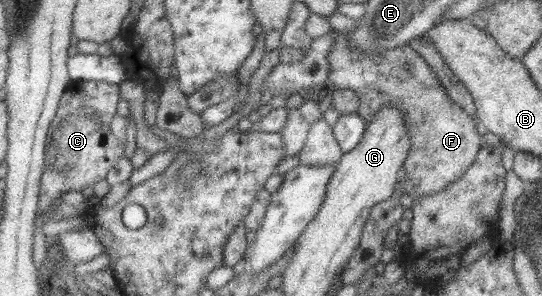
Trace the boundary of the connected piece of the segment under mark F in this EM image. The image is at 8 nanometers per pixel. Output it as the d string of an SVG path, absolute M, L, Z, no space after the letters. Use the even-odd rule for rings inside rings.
M334 32L334 46L328 50L327 63L329 68L326 84L331 88L350 89L359 98L358 113L365 124L373 117L373 114L386 105L394 105L402 114L411 145L404 159L398 184L401 193L407 193L410 198L423 197L446 188L448 184L456 181L476 158L478 149L483 145L475 120L461 109L448 95L441 83L436 78L426 61L407 45L396 47L388 52L376 52L376 54L362 54L348 48L346 36Z

